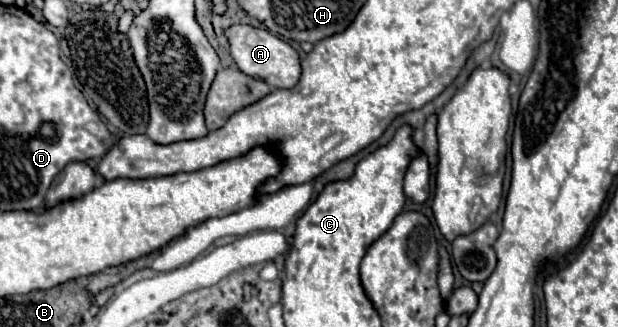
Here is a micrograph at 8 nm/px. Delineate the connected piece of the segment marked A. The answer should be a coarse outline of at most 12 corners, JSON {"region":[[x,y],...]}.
{"region":[[230,26],[232,58],[272,88],[294,88],[300,56],[264,28]]}

